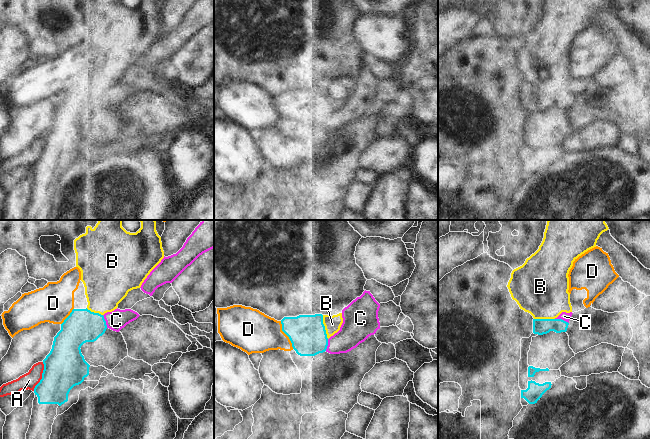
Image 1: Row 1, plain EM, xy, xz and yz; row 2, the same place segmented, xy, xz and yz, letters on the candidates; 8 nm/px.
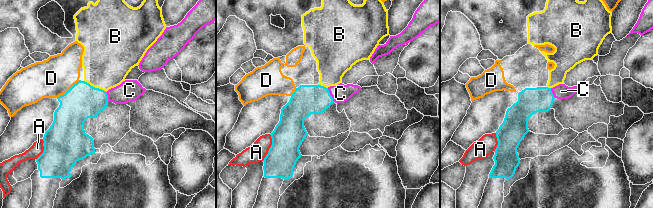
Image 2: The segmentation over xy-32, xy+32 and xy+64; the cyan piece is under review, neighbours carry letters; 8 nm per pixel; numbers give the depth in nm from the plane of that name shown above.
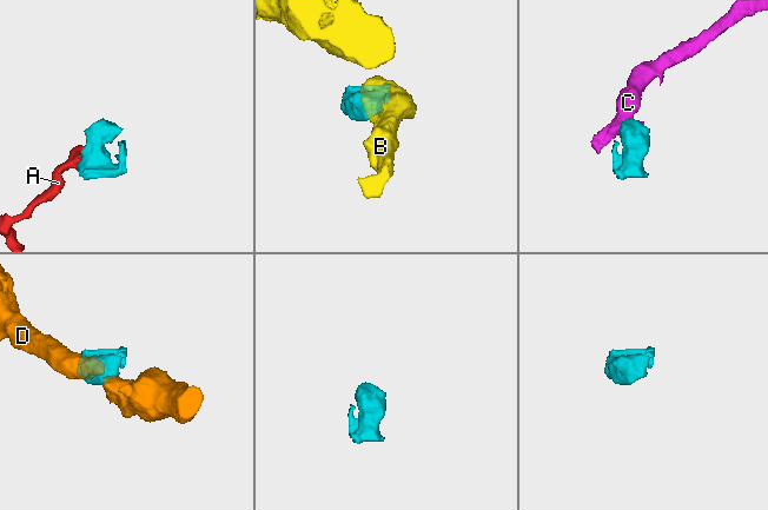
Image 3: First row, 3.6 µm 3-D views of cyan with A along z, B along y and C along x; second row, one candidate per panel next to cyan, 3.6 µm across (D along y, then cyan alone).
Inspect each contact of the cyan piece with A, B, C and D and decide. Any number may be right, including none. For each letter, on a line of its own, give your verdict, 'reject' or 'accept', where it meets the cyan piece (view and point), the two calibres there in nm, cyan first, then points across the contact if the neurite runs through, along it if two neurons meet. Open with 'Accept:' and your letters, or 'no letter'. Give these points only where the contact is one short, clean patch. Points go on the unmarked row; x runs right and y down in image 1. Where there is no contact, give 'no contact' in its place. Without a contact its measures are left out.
Accept: B
A: reject | xy (42, 152) | 340/130 nm | along xy (43, 138), (42, 154), (33, 166)
B: accept | xz (324, 103) | 300/130 nm | across xz (307, 109), (324, 103), (332, 100)
C: reject | yz (561, 95) | 130/70 nm | along yz (555, 94), (561, 94), (568, 99)
D: reject | xz (286, 110) | 300/320 nm | along xz (280, 97), (282, 107), (288, 113), (293, 124)

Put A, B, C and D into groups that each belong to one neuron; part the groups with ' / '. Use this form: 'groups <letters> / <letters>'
groups A / B / C / D

